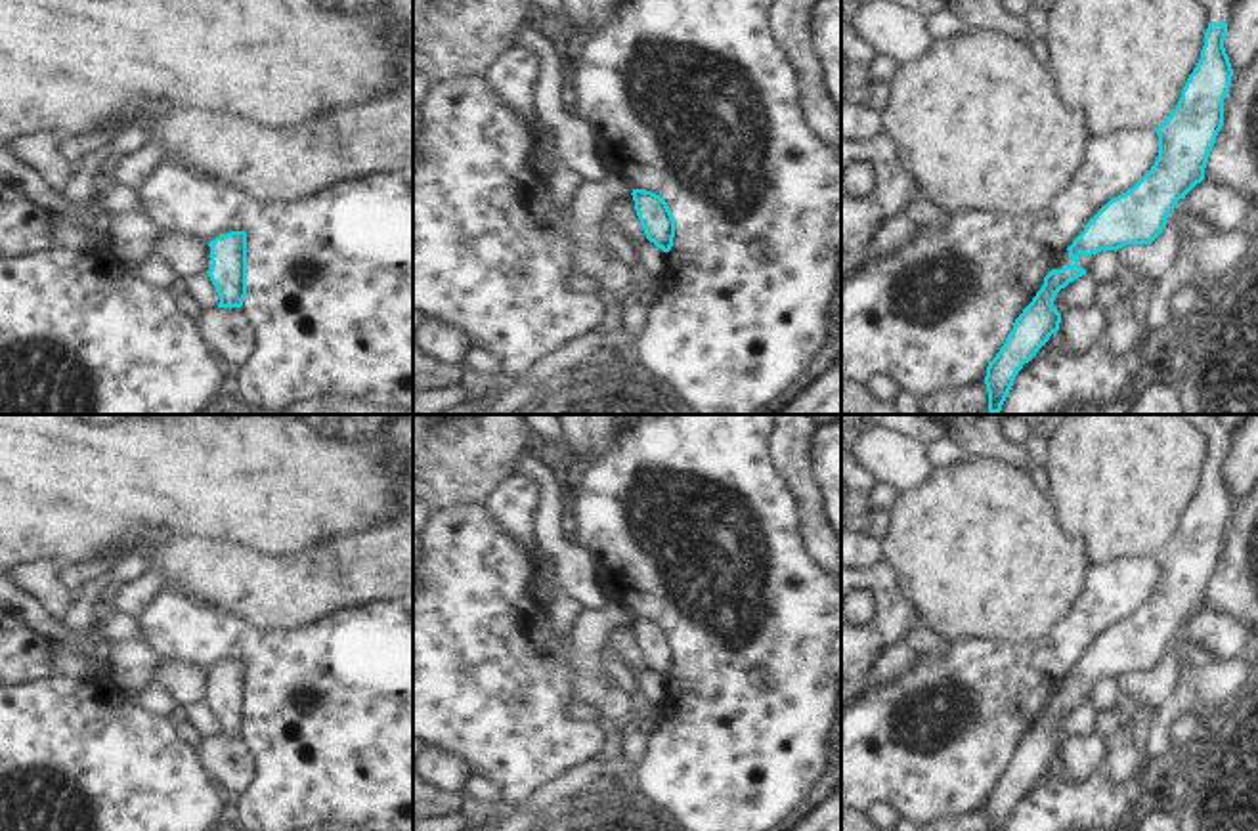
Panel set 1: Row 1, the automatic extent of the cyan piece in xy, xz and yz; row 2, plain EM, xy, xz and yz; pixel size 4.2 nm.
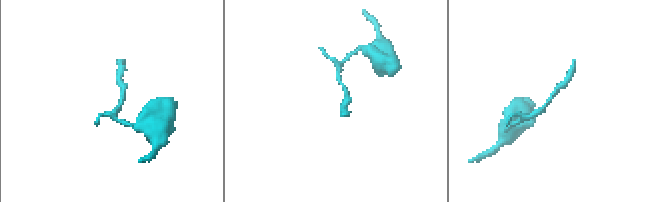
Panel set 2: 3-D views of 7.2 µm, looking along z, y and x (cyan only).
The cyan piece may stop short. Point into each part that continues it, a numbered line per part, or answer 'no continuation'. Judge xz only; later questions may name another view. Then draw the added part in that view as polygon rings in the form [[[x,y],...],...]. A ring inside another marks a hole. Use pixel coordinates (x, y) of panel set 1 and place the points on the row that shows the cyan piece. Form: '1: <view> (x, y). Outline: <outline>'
no continuation.

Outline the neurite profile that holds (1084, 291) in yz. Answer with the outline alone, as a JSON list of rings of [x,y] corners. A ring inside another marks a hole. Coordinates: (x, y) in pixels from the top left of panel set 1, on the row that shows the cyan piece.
[[[1082,275],[1057,292],[1053,308],[1063,315],[1073,308],[1097,306],[1097,298],[1099,283],[1090,275]]]

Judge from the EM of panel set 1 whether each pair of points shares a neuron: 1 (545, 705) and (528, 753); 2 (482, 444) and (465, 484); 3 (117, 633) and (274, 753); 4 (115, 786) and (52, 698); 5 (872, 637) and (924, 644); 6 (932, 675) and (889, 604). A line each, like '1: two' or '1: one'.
1: one
2: one
3: two
4: one
5: two
6: two

